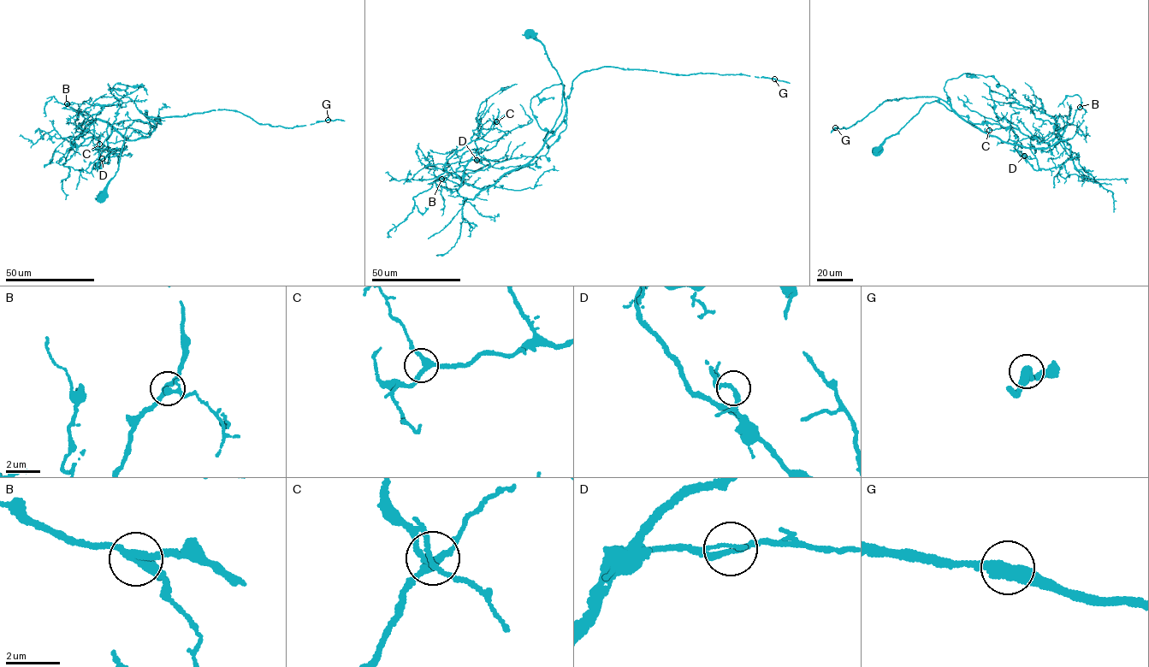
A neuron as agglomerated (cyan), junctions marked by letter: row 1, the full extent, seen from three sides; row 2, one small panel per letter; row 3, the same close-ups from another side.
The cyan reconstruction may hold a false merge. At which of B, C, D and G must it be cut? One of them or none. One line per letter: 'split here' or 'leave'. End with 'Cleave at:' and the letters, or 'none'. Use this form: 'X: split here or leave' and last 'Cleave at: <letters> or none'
B: leave
C: leave
D: leave
G: leave
Cleave at: none

